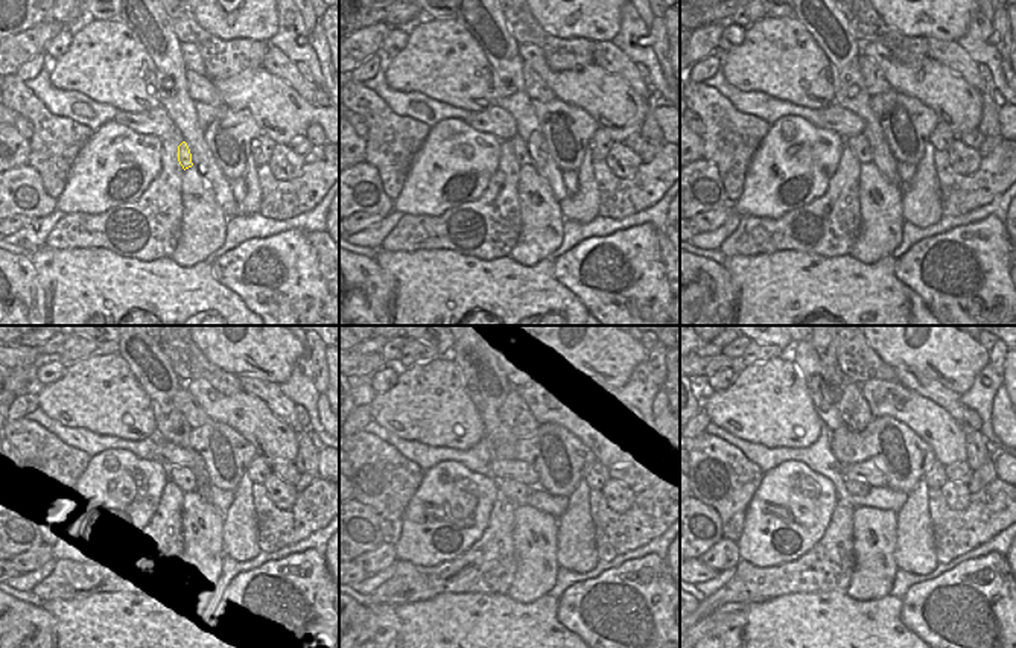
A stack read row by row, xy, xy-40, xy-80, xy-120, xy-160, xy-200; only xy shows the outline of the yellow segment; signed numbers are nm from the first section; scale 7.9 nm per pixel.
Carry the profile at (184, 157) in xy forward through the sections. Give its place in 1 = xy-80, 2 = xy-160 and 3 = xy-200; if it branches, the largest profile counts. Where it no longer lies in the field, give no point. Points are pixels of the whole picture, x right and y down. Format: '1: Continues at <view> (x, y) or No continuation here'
1: Continues at xy-80 (860, 145)
2: Continues at xy-160 (516, 492)
3: Continues at xy-200 (852, 486).

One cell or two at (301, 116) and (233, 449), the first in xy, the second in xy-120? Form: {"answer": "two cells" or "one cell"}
{"answer": "two cells"}

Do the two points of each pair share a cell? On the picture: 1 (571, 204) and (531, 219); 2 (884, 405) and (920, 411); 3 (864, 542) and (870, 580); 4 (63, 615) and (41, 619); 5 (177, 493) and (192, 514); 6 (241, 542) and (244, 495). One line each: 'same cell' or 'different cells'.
1: different cells
2: same cell
3: same cell
4: different cells
5: different cells
6: same cell

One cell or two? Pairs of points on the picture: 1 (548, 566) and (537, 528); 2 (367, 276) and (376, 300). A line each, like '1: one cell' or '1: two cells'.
1: one cell
2: one cell

